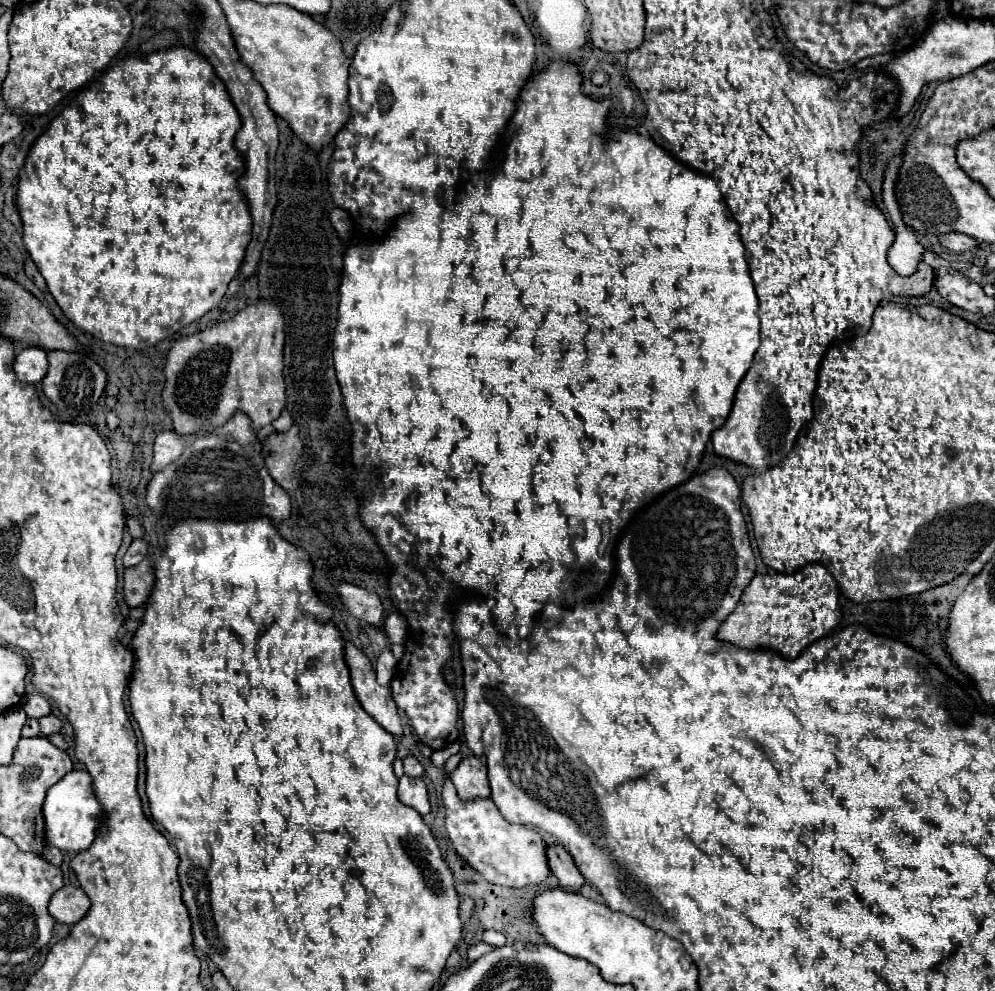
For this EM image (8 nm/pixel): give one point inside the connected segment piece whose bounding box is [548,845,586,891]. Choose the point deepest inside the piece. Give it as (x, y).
(563, 866)

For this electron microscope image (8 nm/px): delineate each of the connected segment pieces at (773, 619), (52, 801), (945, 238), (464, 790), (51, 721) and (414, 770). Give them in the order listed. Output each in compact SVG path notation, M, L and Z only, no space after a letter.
M808 563L794 573L756 575L744 589L738 607L720 625L718 635L738 647L770 647L784 657L798 657L812 641L832 633L840 623L840 589L838 581L824 563Z
M70 771L46 791L42 805L46 819L46 843L62 851L84 851L92 845L94 833L102 823L102 807L92 791L92 777L88 771Z
M946 233L946 235L938 235L940 243L954 251L954 253L966 253L966 251L976 251L978 249L978 243L976 239L968 237L968 235L962 235L962 233Z
M466 757L450 775L458 789L458 797L464 801L490 797L490 785L486 777L486 761L482 757Z
M44 715L44 717L40 717L40 719L38 719L38 723L40 723L40 729L42 729L42 735L58 733L58 731L60 731L60 727L62 727L60 719L58 719L58 717L54 717L54 715Z
M406 757L404 759L404 773L408 775L408 777L422 777L422 773L424 773L424 767L422 767L422 763L416 759L416 757Z

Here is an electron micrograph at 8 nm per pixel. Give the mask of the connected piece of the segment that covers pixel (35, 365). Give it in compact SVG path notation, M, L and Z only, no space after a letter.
M40 347L22 349L14 359L14 373L24 383L40 383L48 371L46 353Z

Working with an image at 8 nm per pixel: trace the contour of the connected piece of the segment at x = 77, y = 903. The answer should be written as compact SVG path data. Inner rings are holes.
M64 885L60 891L52 895L48 909L58 923L72 925L80 921L84 913L90 909L90 899L78 885Z

